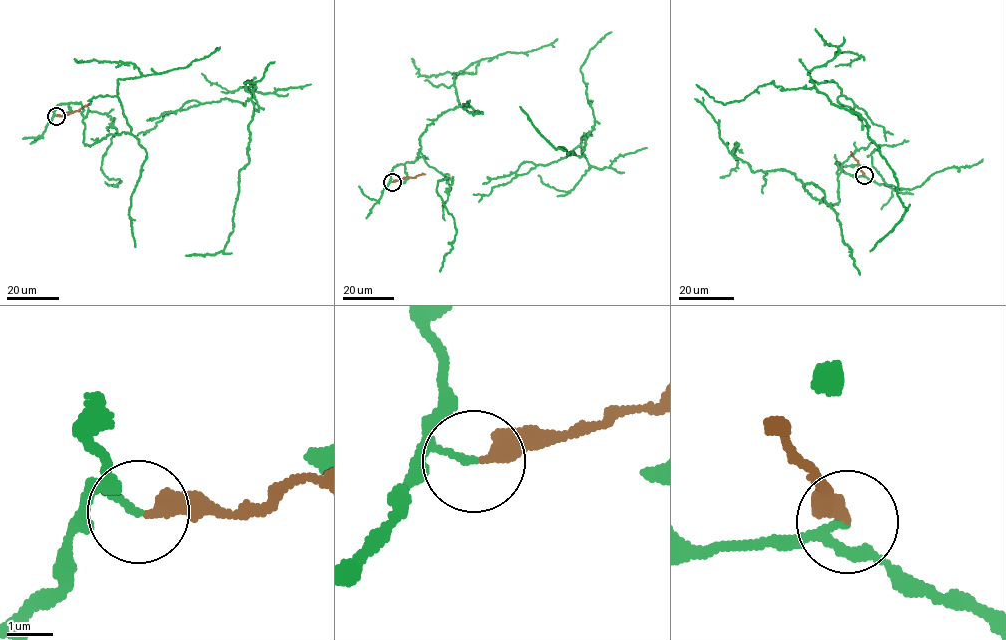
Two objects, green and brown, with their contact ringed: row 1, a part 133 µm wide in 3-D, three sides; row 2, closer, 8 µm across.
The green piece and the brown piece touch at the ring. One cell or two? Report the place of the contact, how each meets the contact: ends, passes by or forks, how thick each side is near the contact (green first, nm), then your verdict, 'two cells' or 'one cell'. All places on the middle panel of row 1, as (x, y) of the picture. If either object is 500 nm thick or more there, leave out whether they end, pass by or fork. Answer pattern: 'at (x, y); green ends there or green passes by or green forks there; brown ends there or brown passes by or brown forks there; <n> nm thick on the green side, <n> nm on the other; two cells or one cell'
at (392, 182); green ends there; brown ends there; 130 nm thick on the green side, 380 nm on the other; two cells

